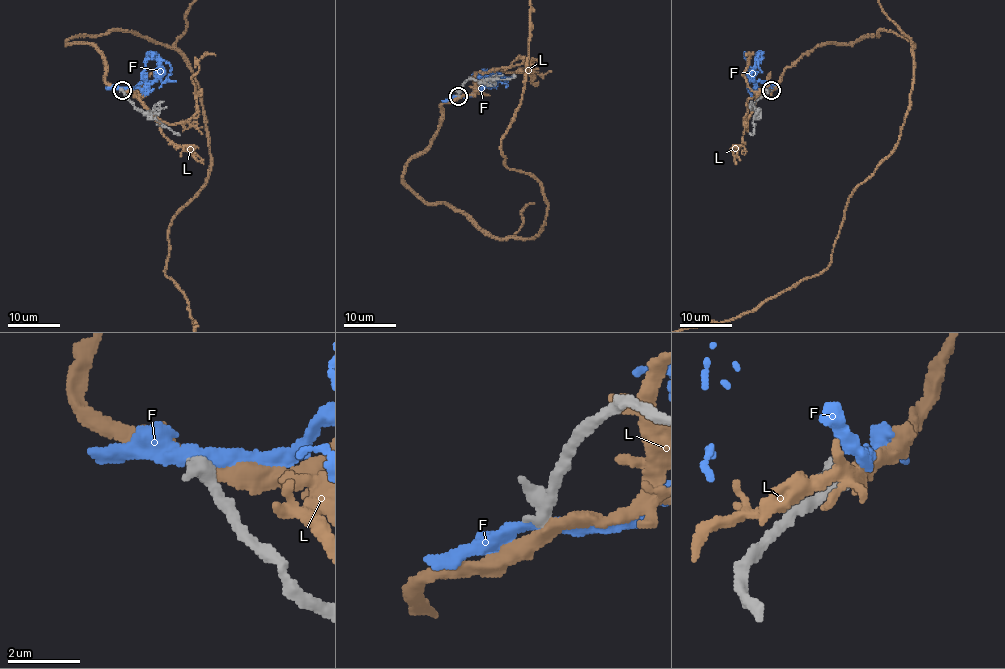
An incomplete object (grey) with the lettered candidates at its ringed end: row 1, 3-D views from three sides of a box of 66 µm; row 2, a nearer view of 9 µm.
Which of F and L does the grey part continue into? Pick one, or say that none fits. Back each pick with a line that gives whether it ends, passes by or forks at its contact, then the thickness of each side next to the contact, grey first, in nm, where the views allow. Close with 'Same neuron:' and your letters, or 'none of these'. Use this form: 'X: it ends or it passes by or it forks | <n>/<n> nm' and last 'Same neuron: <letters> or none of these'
Same neuron: none of these

